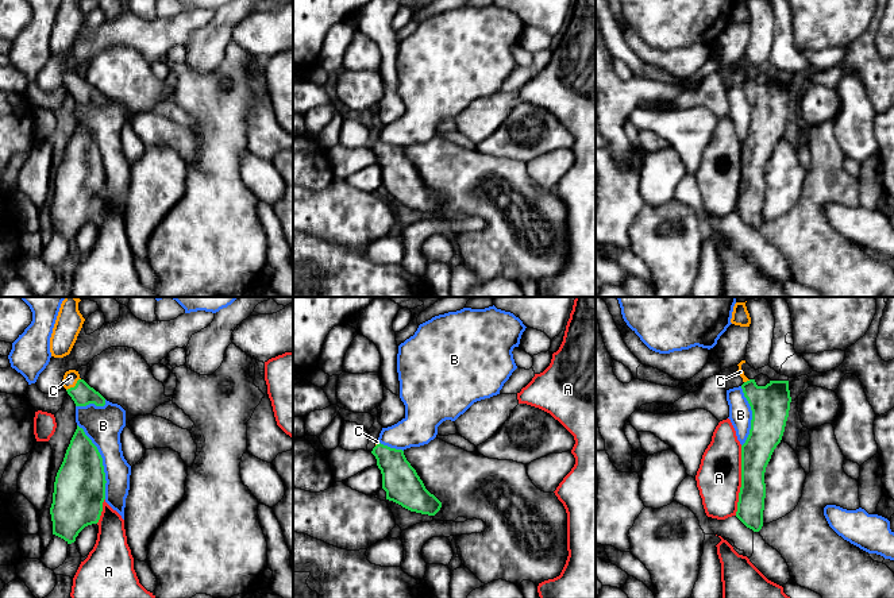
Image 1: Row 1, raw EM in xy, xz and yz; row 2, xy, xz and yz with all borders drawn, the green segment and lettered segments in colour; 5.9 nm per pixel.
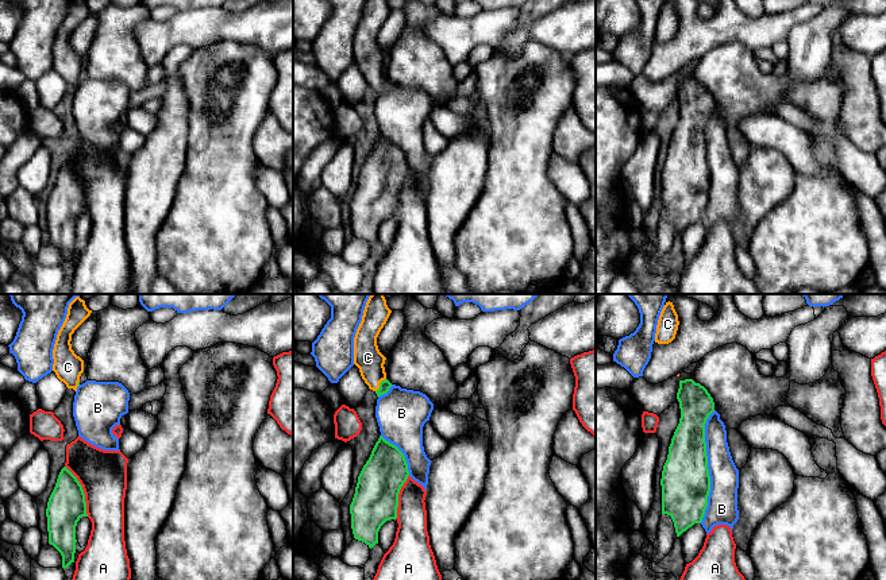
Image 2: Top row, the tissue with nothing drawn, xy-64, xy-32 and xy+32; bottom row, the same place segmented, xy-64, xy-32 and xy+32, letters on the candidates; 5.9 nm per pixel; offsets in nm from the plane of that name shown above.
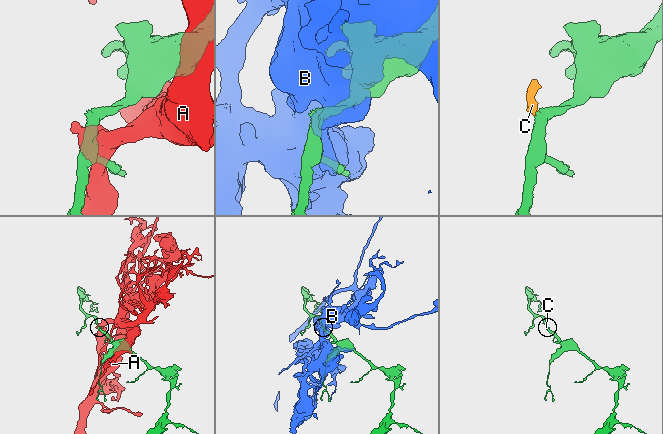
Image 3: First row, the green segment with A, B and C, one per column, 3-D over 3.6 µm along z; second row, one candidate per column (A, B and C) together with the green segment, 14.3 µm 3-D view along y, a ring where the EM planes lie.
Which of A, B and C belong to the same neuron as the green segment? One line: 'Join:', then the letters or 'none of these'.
Join: C

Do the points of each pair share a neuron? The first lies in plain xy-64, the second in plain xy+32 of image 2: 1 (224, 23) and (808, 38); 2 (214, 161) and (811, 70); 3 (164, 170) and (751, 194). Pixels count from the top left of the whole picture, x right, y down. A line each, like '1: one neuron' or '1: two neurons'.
1: two neurons
2: two neurons
3: one neuron

